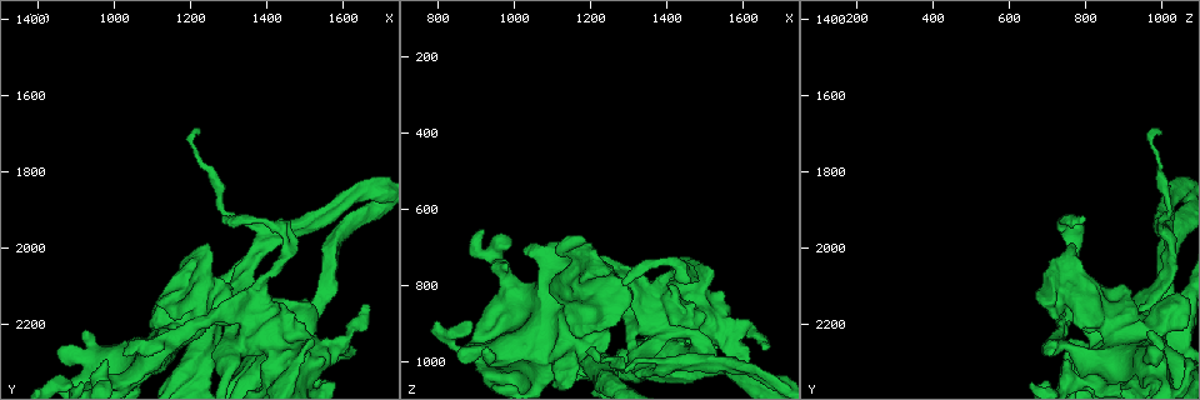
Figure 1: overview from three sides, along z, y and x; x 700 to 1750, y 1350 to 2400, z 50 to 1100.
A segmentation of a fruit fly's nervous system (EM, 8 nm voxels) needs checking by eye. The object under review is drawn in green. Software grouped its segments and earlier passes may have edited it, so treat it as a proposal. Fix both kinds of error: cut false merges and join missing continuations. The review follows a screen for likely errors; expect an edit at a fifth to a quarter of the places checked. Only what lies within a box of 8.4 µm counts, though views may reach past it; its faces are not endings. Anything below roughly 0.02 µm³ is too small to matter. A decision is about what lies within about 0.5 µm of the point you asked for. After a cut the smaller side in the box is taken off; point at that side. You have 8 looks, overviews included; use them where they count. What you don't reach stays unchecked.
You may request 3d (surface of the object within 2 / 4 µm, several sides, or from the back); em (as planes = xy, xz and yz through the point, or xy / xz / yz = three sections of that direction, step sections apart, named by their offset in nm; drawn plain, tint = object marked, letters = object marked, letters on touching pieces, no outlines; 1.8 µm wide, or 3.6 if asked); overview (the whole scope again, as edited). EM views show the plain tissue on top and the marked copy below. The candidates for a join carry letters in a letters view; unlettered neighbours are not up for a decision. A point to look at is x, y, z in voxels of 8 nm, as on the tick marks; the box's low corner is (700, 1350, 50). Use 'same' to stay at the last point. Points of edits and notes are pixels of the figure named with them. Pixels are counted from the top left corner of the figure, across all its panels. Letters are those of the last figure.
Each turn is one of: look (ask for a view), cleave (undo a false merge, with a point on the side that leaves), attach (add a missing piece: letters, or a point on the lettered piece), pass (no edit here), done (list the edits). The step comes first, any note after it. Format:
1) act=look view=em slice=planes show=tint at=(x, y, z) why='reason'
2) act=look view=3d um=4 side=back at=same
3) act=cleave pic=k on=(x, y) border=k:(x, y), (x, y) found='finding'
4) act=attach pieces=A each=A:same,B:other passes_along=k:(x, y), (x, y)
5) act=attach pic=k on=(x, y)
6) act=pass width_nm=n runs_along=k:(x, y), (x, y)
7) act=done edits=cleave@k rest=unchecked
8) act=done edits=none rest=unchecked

act=look view=em slice=yz step=16 show=tint at=(1390, 1970, 1015) why='a fork'

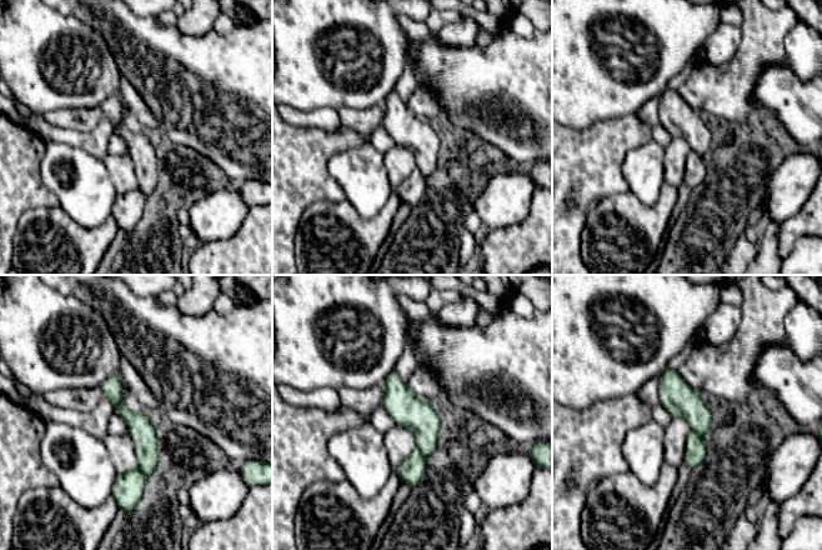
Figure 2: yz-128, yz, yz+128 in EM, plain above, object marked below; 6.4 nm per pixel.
act=look view=em slice=xz step=8 show=letters at=same

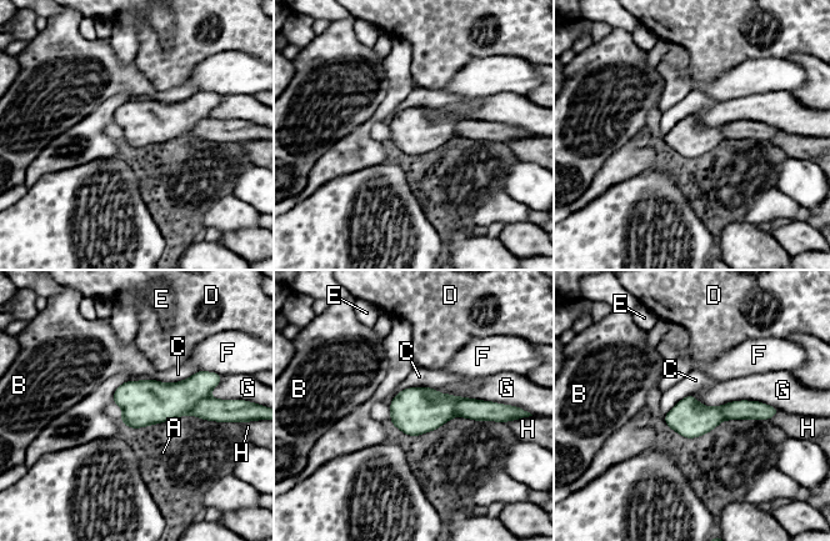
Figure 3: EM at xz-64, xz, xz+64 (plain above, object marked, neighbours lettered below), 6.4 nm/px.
act=pass width_nm=240 each=A:other,B:other,C:other,D:other,E:other,F:other,G:other,H:other border=3:(693, 394), (780, 411) found='continuous, no second neuron'

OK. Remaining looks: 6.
act=look view=3d um=4 at=(1445, 2245, 895) why='thick turns thin'

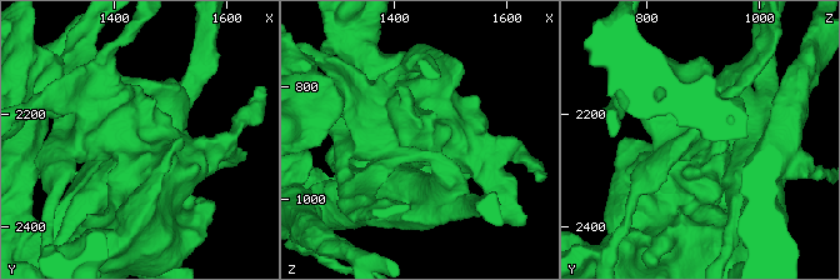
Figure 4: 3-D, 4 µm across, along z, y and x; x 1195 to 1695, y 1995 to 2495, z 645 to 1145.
act=look view=em um=3.6 slice=xy step=8 show=tint at=(1445, 2240, 900)

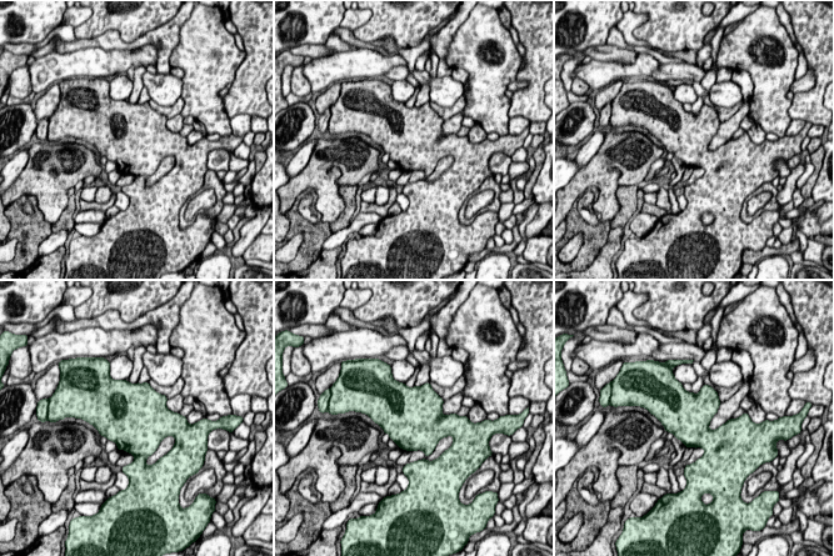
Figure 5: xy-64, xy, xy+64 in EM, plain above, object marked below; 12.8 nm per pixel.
act=look view=em um=3.6 slice=planes show=letters at=same why='cut it another way'

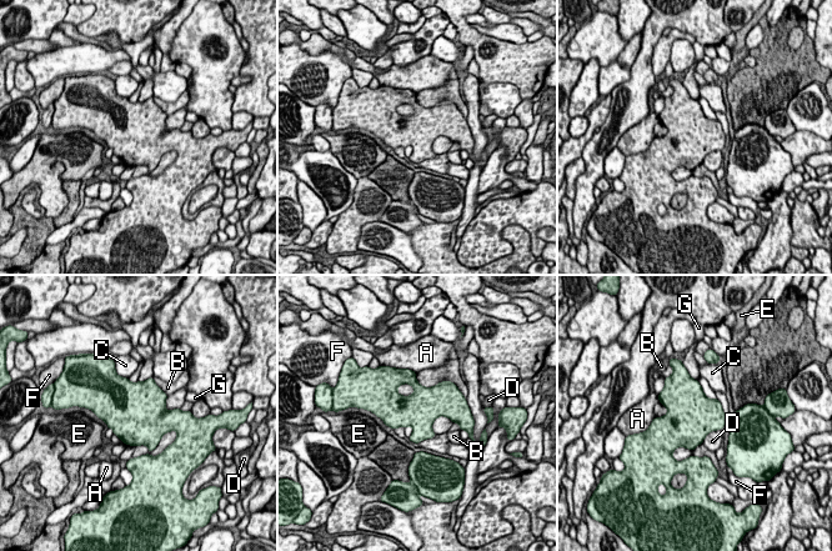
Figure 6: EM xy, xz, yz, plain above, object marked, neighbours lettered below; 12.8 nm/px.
act=pass width_nm=460 longest_contact=F:360nm each=A:other,B:other,C:other,D:other,E:other,F:other,G:other found='all the same neuron'

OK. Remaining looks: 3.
act=look view=3d um=4 at=(1650, 2155, 965) why='an open end'

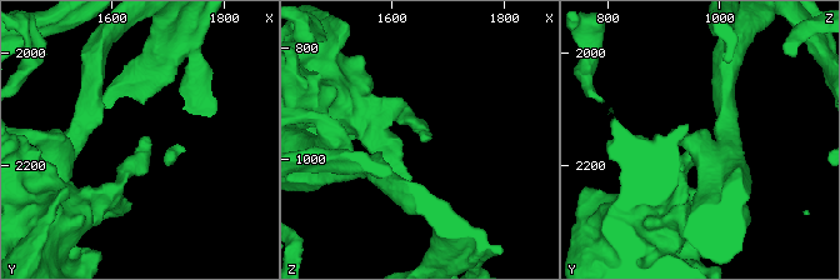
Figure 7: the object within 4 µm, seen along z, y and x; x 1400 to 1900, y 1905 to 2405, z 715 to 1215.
act=look view=em slice=planes show=letters at=(1655, 2150, 965) why='need the tissue'

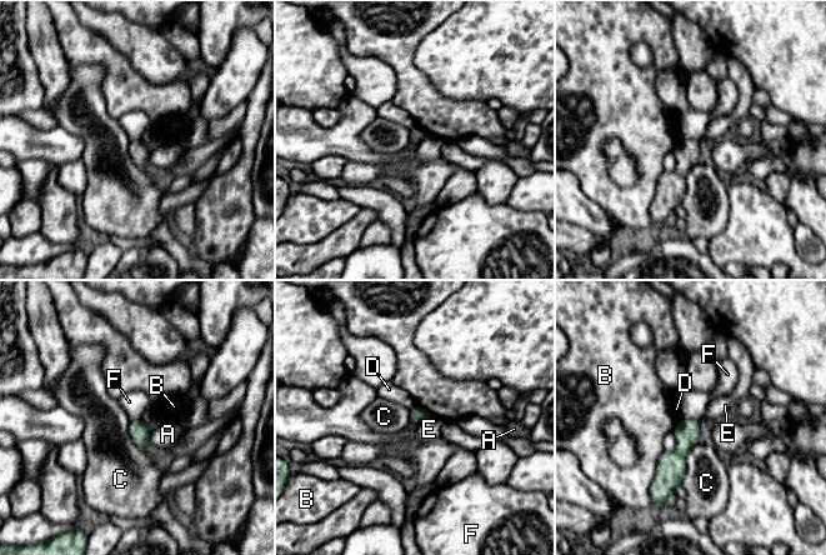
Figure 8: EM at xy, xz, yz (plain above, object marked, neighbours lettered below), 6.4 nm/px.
act=pass longest_contact=B:300nm each=A:other,B:other,C:other,D:other,E:other,F:other runs_along=8:(694, 423), (671, 466), (669, 490) found='none of them fits'

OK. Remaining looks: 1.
act=done edits=none rest=unchecked

